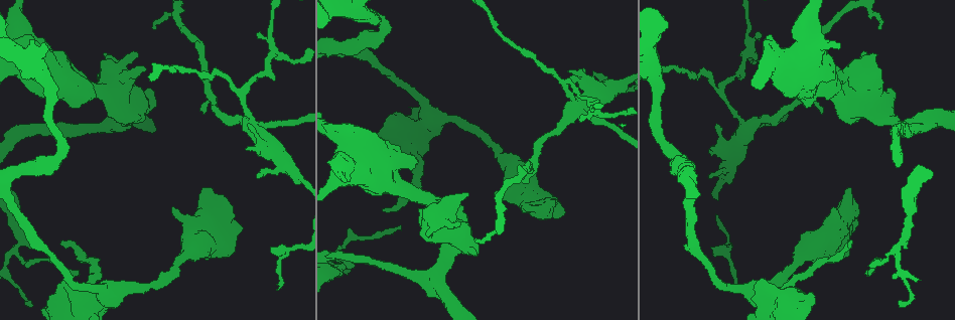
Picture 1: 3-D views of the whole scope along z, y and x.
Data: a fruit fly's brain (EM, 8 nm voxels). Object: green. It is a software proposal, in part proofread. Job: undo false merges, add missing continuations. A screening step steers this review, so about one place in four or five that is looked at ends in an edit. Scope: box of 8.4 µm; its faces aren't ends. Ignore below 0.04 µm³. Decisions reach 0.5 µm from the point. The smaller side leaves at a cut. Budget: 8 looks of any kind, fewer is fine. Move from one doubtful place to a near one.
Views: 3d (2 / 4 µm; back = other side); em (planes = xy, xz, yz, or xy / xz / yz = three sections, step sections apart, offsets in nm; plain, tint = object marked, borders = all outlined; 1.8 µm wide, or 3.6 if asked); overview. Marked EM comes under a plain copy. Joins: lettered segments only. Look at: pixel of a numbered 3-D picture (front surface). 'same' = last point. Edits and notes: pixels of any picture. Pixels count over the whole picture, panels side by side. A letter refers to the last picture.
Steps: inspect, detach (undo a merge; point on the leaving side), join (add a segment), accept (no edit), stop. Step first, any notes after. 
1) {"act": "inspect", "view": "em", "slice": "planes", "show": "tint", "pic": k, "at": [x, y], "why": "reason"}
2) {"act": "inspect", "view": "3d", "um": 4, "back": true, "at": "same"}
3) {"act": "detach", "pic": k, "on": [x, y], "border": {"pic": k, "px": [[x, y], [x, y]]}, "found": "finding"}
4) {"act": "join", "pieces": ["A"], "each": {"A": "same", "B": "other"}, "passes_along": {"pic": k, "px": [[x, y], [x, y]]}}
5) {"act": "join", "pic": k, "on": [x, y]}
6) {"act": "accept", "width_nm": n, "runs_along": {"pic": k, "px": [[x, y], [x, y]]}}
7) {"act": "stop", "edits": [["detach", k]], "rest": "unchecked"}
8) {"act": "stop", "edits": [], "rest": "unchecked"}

{"act": "inspect", "view": "em", "slice": "xy", "step": 8, "show": "tint", "pic": 1, "at": [202, 113], "why": "thin end"}

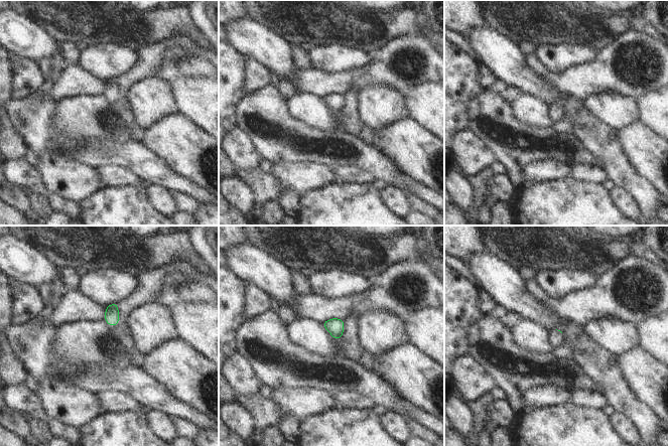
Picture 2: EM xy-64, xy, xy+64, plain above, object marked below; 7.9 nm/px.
{"act": "inspect", "view": "em", "slice": "planes", "show": "borders", "at": "same"}

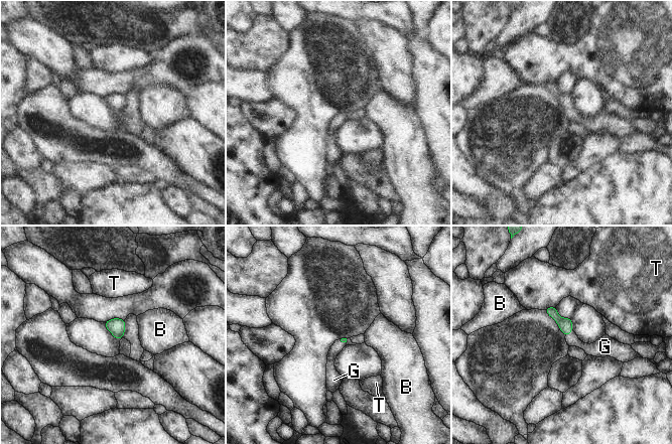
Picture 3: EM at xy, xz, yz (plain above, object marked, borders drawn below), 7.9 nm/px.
{"act": "join", "pieces": ["G"], "each": {"B": "other", "G": "same", "T": "other"}, "found": "it goes on there"}

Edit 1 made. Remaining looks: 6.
{"act": "inspect", "view": "3d", "um": 2, "back": true, "pic": 1, "at": [761, 33], "why": "tapers out"}

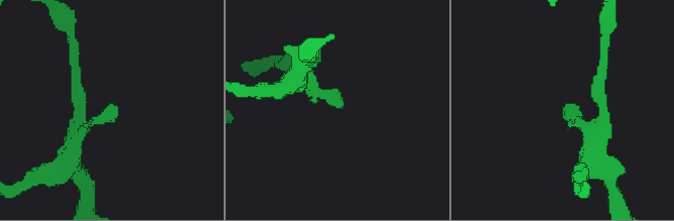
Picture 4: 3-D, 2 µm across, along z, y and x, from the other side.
{"act": "inspect", "view": "em", "slice": "xy", "step": 4, "show": "borders", "pic": 4, "at": [112, 110]}

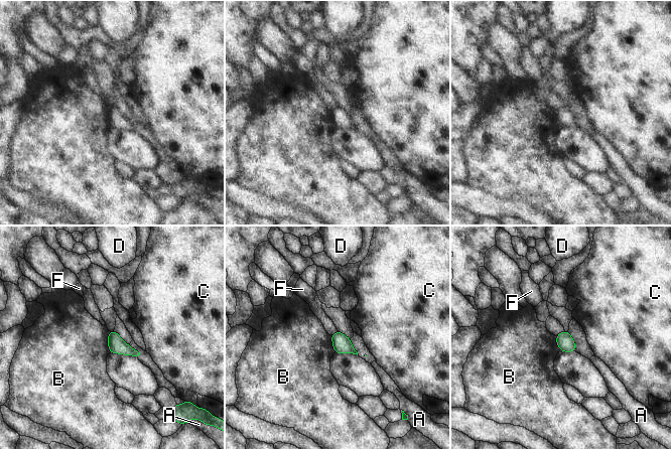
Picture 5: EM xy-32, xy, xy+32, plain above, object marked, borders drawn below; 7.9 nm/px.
{"act": "inspect", "view": "em", "slice": "planes", "show": "borders", "at": "same", "why": "another direction"}

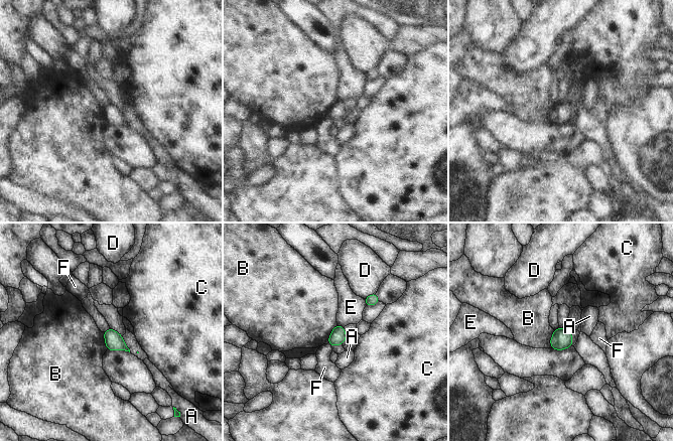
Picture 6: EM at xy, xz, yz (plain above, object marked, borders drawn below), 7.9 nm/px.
{"act": "accept", "width_nm": 130, "each": {"A": "other", "B": "other", "C": "other", "D": "other", "E": "other", "F": "other"}, "border": {"pic": 6, "px": [[336, 324], [327, 342]]}, "found": "none of them fits"}

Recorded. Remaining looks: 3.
{"act": "inspect", "view": "3d", "um": 4, "pic": 1, "at": [230, 214], "why": "thick end"}

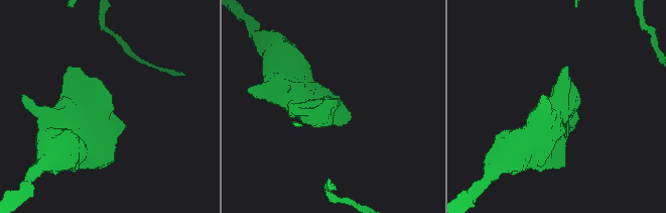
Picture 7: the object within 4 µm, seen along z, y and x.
{"act": "inspect", "view": "em", "slice": "xz", "step": 4, "show": "tint", "pic": 7, "at": [111, 102], "why": "now the EM"}

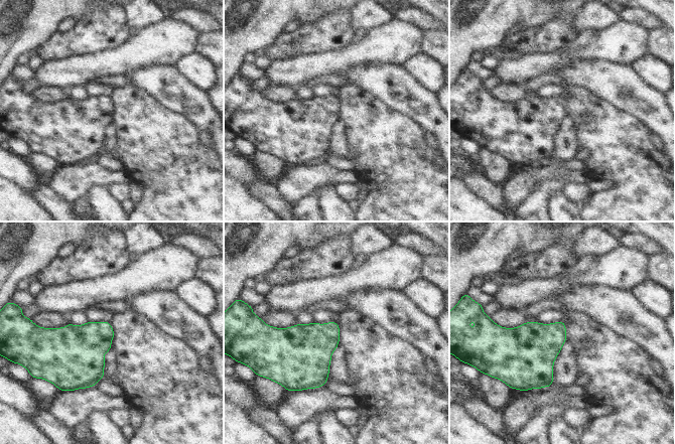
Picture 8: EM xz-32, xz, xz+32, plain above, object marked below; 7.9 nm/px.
{"act": "inspect", "view": "em", "slice": "xz", "step": 4, "show": "borders", "at": "same"}

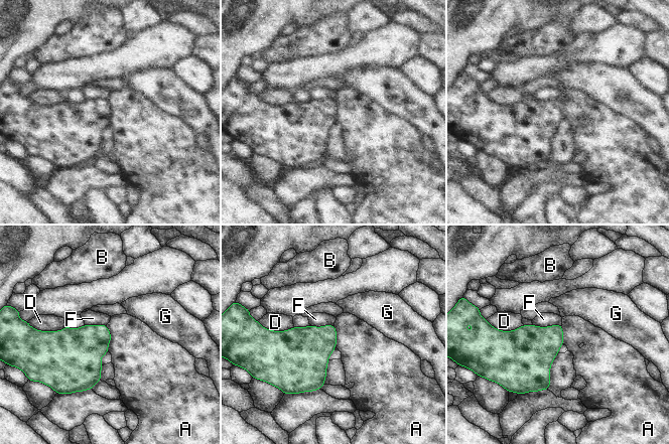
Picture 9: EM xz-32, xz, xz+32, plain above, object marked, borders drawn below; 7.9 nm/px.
{"act": "accept", "each": {"A": "other", "B": "other", "D": "other", "F": "other", "G": "other"}, "border": {"pic": 9, "px": [[106, 325], [110, 334], [108, 350]]}, "found": "none of them fits"}

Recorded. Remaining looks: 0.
{"act": "stop", "edits": [["join", 3]], "rest": "unchecked"}

